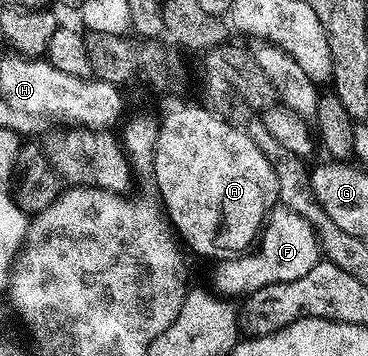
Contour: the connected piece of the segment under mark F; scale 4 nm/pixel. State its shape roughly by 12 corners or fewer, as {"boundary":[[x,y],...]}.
{"boundary":[[269,211],[256,248],[214,264],[212,288],[241,299],[307,275],[322,257],[313,225]]}

